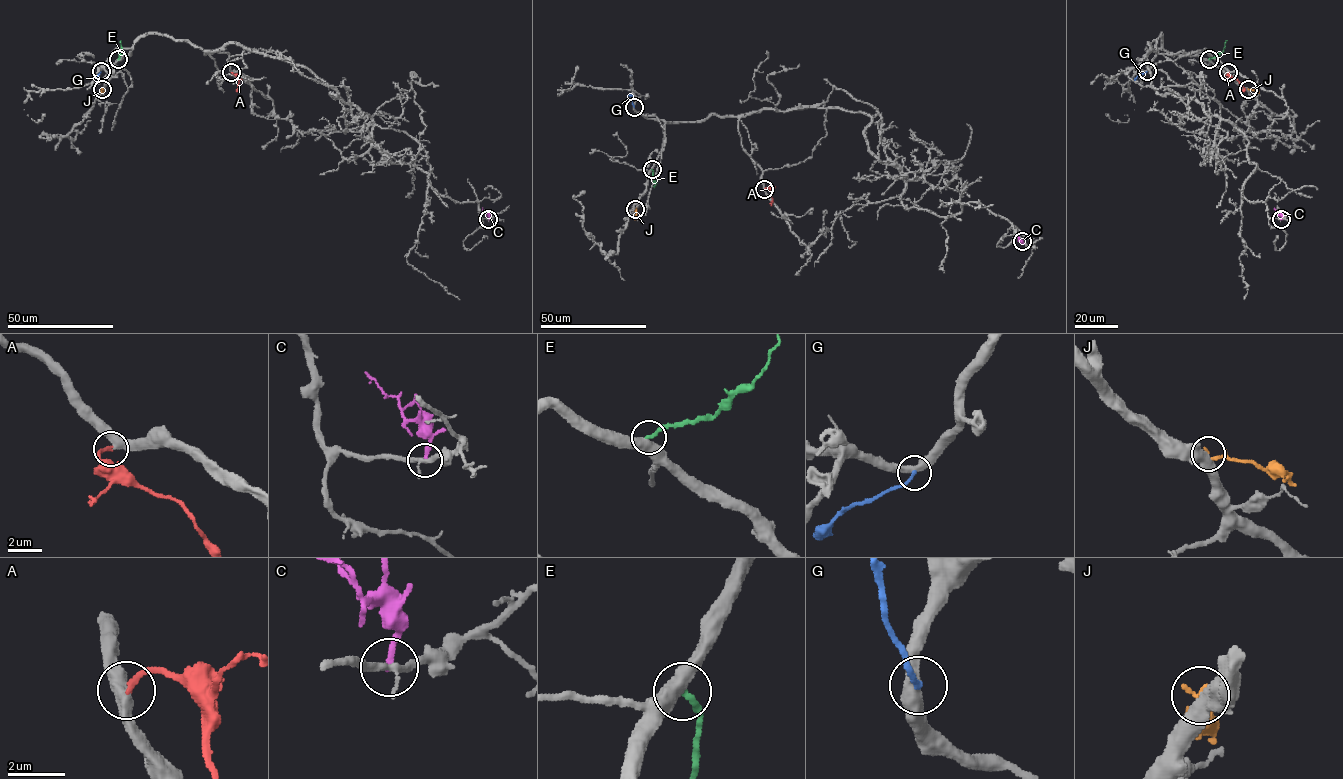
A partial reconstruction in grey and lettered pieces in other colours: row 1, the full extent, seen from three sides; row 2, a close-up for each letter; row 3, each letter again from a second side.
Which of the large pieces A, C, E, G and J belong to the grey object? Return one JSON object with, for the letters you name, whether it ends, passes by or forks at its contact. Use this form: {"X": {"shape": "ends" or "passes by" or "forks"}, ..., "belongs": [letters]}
{"A": {"shape": "ends"}, "belongs": ["A"]}

